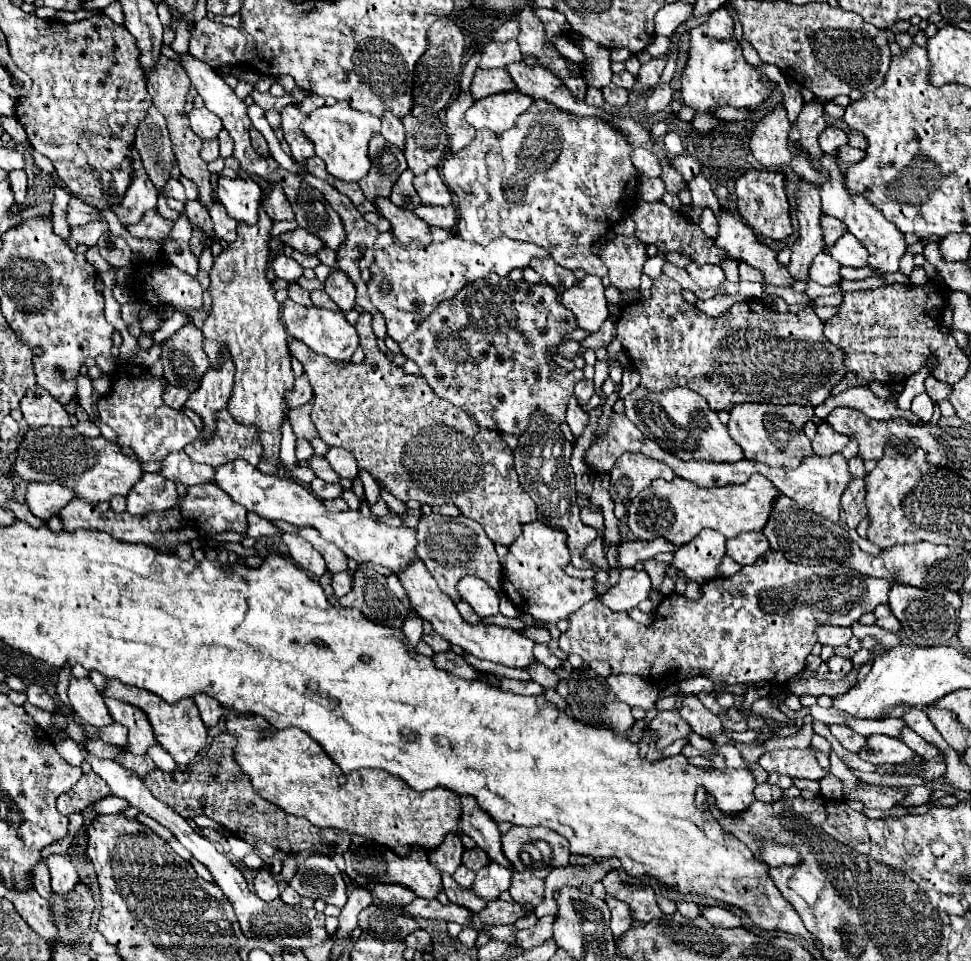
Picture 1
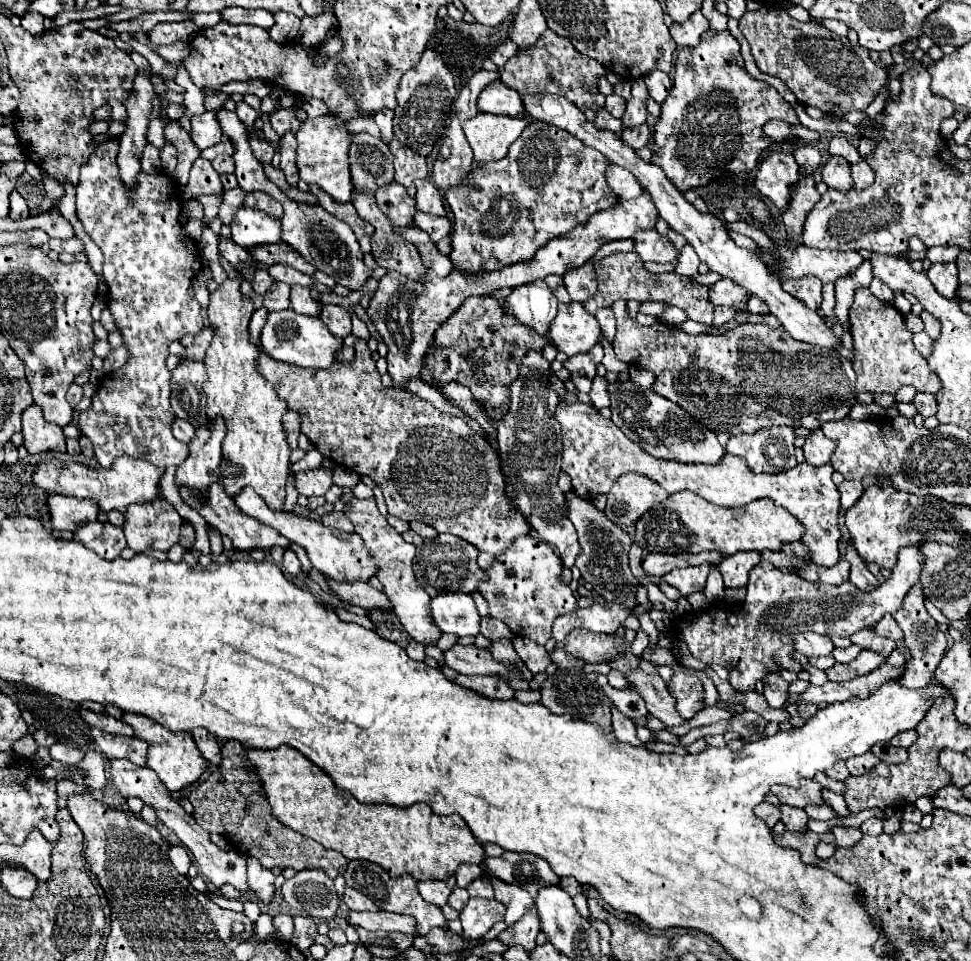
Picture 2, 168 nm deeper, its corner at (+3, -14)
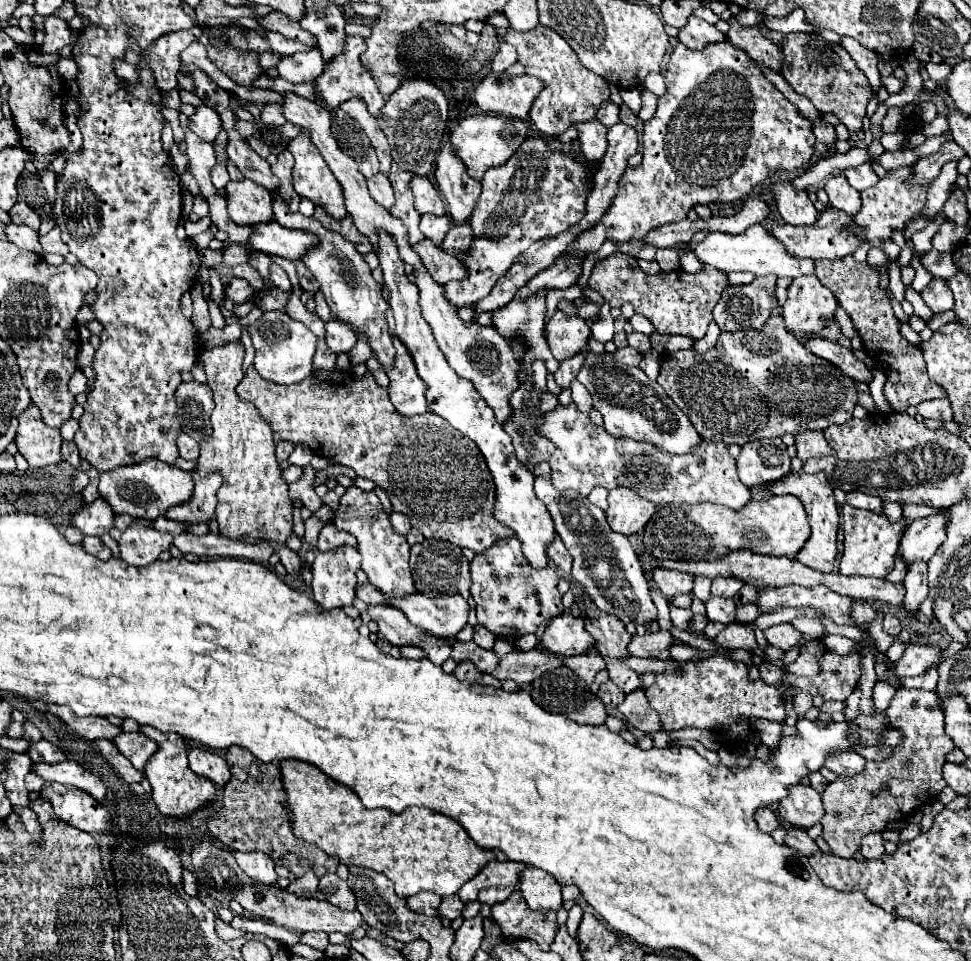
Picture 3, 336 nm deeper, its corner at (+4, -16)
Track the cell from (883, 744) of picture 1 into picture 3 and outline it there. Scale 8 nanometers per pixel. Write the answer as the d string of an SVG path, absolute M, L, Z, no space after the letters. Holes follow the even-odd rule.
M849 750L849 752L835 752L833 756L827 758L823 766L839 776L853 776L865 768L865 762L867 760L863 756L859 756L855 750Z

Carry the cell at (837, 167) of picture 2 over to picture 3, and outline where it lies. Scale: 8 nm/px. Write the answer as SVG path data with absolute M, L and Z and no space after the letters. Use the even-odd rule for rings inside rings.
M843 174L831 176L825 184L825 192L829 196L829 206L835 210L845 212L847 216L855 216L855 212L861 210L861 196L847 184L847 178Z

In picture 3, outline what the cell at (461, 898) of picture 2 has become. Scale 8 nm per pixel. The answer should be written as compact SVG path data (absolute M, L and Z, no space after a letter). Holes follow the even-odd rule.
M455 894L455 896L445 896L443 898L443 902L439 904L439 908L437 908L437 916L439 918L449 918L449 920L455 920L455 918L459 918L461 916L461 910L463 910L463 902L459 900L459 896Z

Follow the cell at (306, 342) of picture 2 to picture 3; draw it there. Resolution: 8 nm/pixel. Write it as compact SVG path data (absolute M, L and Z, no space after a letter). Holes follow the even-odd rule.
M269 310L269 312L263 312L263 316L257 322L253 322L247 330L255 346L253 368L261 378L287 386L287 384L297 384L311 374L317 338L301 322L291 320L281 310Z

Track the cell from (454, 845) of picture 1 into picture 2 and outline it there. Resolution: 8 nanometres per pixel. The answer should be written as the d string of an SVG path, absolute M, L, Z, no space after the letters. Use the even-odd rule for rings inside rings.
M448 876L444 880L430 878L430 880L420 880L418 882L418 892L426 902L432 902L436 906L444 906L452 888L456 886L456 878Z

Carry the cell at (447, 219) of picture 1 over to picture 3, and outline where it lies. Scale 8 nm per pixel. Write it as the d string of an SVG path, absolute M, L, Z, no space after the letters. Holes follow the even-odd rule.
M423 214L421 216L421 232L435 242L437 246L443 242L447 230L449 230L449 218L447 216L433 216L433 214Z

